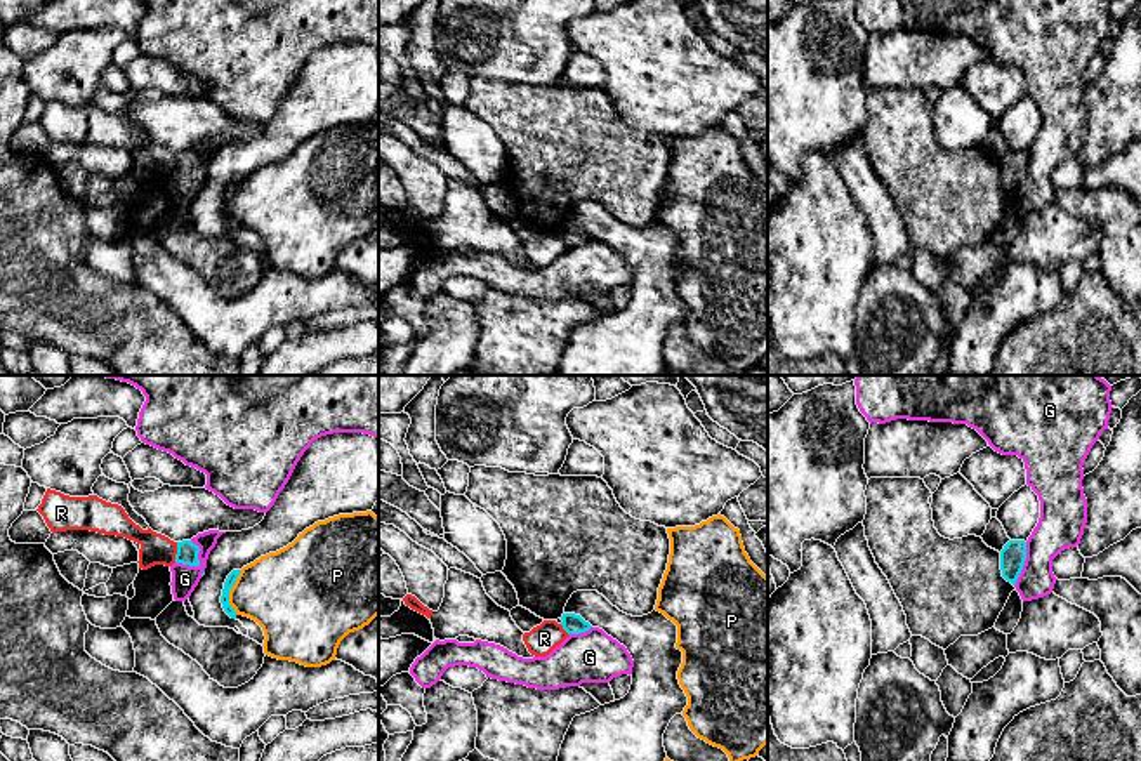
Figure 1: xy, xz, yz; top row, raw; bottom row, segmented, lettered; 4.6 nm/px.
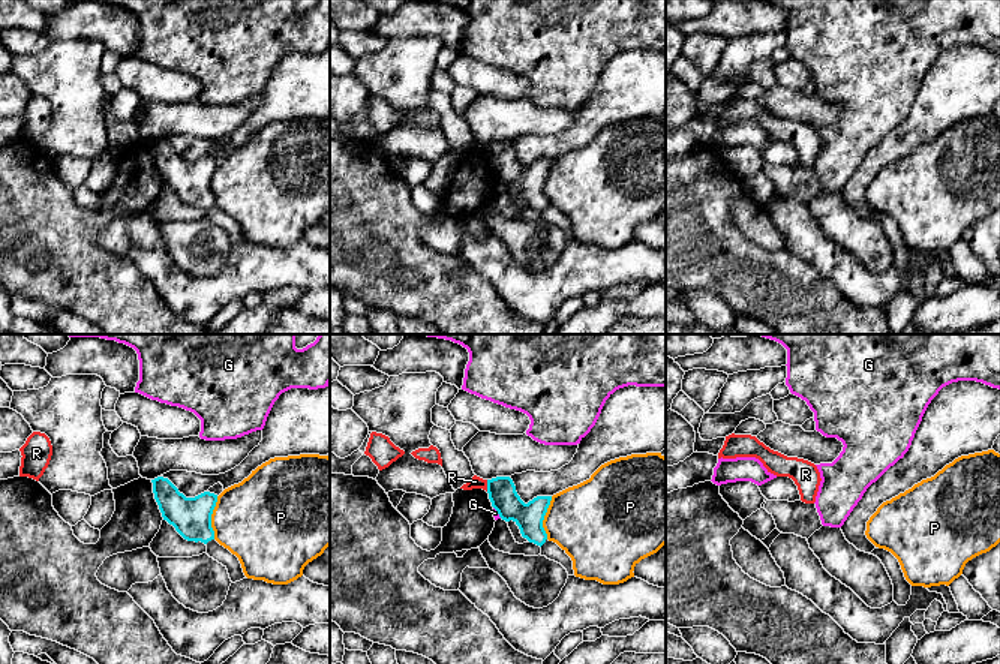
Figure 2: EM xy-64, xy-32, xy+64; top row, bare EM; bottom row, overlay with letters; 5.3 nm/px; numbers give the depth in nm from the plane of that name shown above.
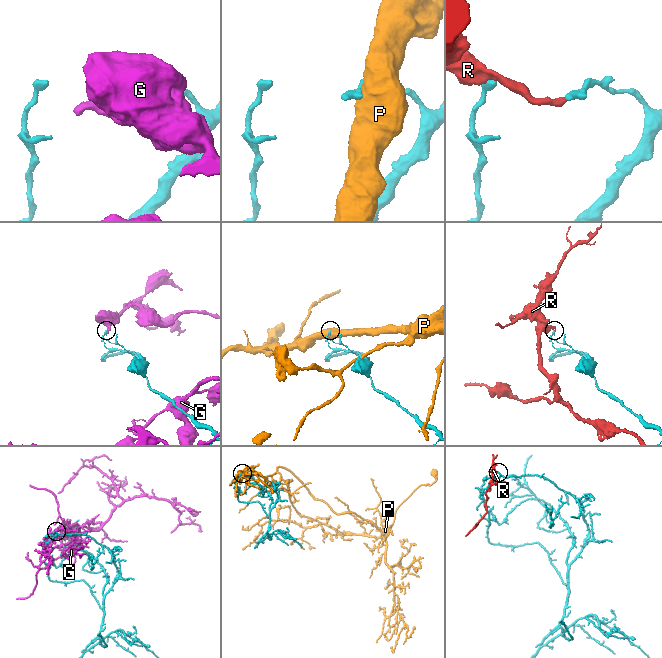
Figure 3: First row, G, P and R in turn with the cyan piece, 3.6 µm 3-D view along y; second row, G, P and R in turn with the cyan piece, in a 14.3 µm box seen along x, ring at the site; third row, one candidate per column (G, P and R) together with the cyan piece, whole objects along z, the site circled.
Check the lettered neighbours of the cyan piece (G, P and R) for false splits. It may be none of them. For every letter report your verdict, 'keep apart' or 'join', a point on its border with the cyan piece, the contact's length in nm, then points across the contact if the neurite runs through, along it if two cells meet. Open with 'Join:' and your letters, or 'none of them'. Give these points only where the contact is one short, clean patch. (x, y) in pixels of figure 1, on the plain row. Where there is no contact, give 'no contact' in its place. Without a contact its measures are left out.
Join: none of them
G: keep apart; contact xy (195, 176); length 140 nm
P: keep apart; contact xy (228, 204); length 220 nm
R: keep apart; contact xy (178, 164); length 100 nm; border xy (178, 153), (174, 172)

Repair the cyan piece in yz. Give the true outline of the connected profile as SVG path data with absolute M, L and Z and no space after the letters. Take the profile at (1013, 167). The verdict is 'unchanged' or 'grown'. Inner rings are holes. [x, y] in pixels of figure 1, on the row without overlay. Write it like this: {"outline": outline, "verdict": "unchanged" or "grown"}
{"outline": "M1009 151L1000 162L1000 181L1002 188L1016 196L1016 191L1023 181L1026 170L1026 153Z", "verdict": "unchanged"}

